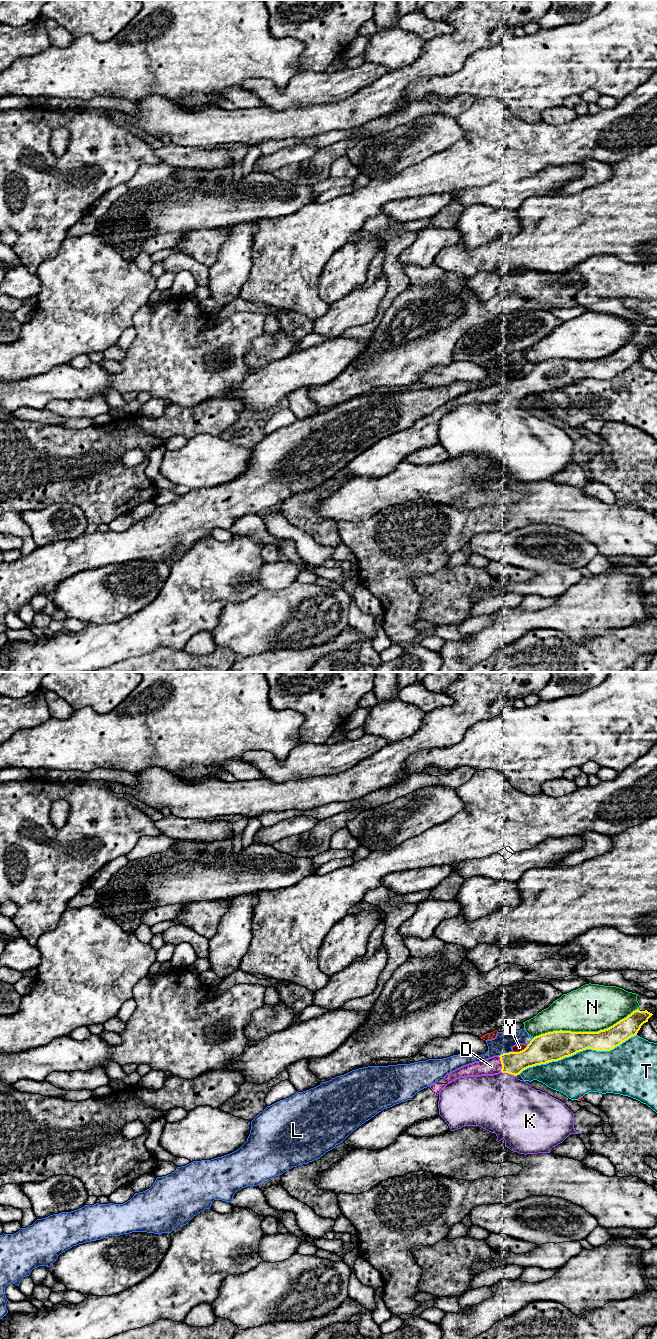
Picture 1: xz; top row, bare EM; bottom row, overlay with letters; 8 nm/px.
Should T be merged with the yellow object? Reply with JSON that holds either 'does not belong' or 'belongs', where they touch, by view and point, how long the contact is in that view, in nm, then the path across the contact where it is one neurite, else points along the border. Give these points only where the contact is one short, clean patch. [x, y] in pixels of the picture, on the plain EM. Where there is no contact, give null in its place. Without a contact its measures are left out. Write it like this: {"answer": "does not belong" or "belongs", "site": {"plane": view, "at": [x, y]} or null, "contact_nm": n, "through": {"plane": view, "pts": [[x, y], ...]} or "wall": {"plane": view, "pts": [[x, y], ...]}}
{"answer": "does not belong", "site": {"plane": "xz", "at": [577, 379]}, "contact_nm": 1000}

